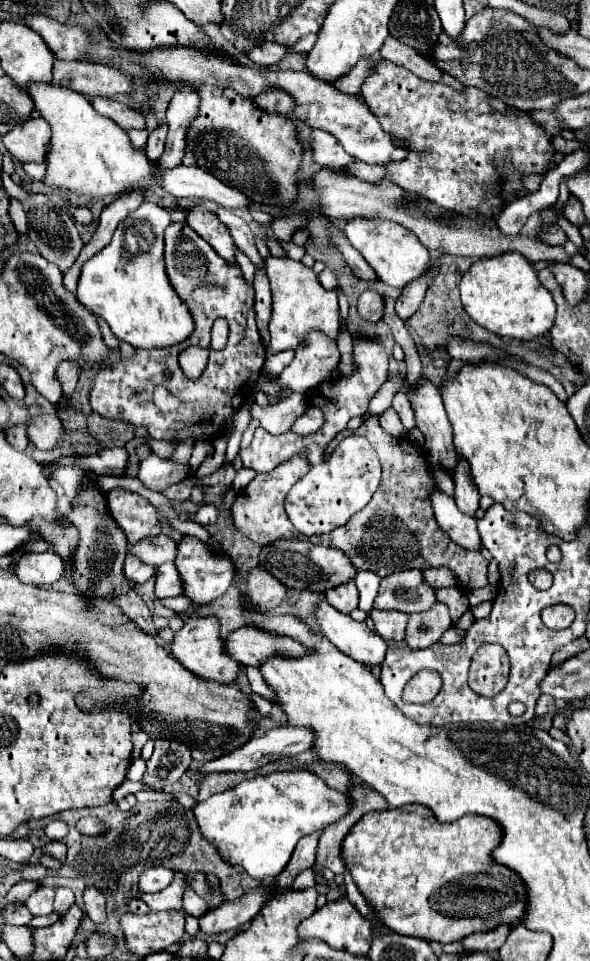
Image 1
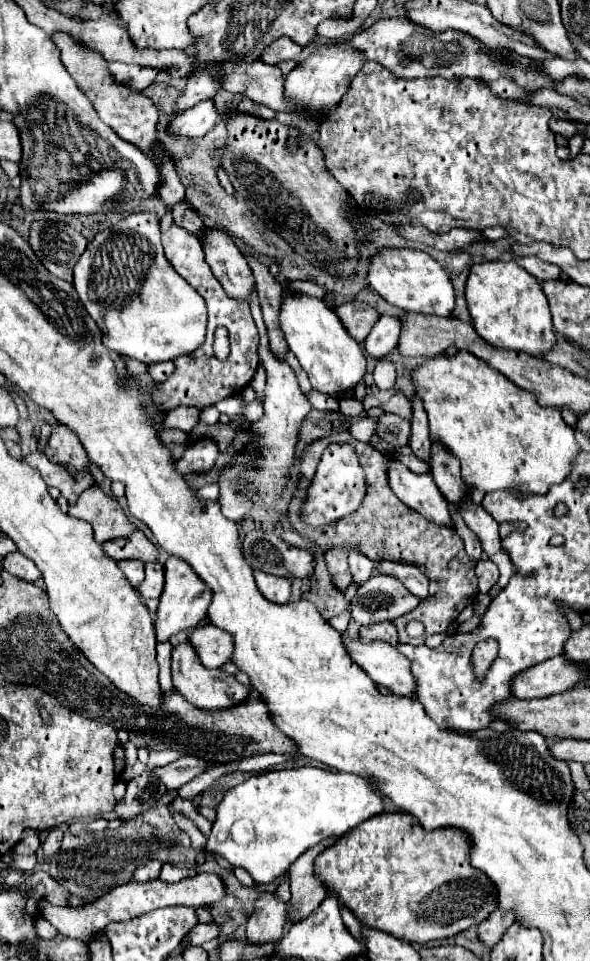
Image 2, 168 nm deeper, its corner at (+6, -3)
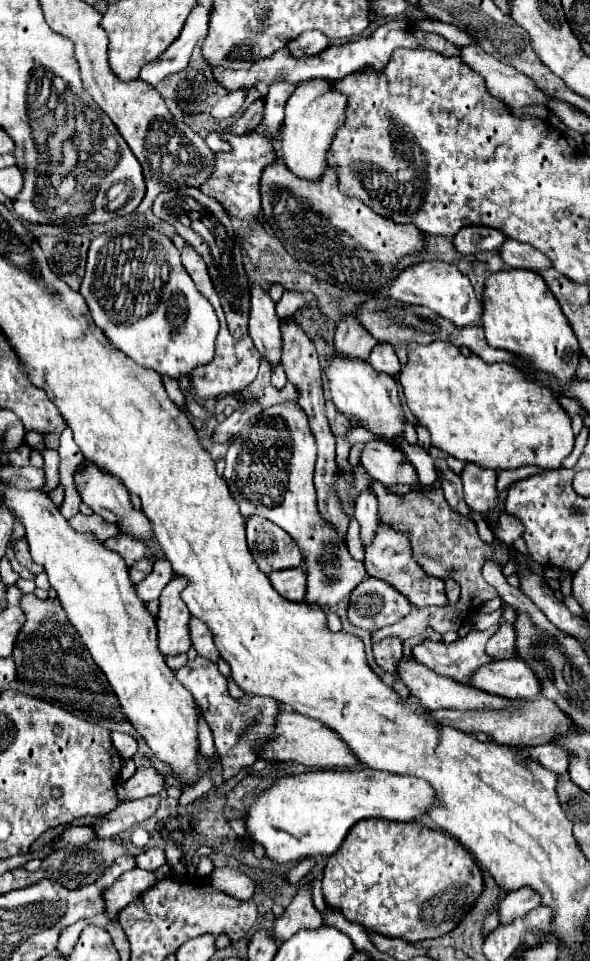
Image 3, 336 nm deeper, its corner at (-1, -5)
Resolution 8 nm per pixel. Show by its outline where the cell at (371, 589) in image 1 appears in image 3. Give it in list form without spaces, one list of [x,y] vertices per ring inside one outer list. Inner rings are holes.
[[[364,491],[356,501],[356,521],[360,523],[360,541],[362,547],[368,547],[378,529],[378,503],[372,491]]]

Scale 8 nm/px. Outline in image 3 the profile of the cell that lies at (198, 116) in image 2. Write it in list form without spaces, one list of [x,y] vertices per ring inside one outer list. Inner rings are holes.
[[[232,91],[232,93],[226,93],[222,99],[220,99],[220,103],[216,103],[214,107],[212,107],[212,111],[210,111],[210,115],[214,117],[214,119],[230,119],[230,117],[234,117],[238,111],[240,111],[240,107],[244,105],[244,91]]]

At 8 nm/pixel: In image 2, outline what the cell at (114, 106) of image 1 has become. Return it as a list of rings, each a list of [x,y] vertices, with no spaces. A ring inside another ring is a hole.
[[[55,31],[55,33],[51,35],[51,39],[53,39],[53,43],[59,47],[59,51],[61,51],[61,61],[65,63],[65,67],[67,67],[69,75],[73,77],[73,81],[77,83],[77,87],[93,101],[95,111],[97,111],[97,115],[101,117],[101,121],[107,123],[123,141],[135,145],[145,157],[149,157],[149,159],[157,165],[159,171],[161,171],[161,167],[163,167],[163,163],[165,163],[165,161],[161,159],[163,155],[165,155],[167,161],[173,163],[173,157],[161,147],[161,143],[159,143],[159,139],[157,139],[157,119],[159,119],[159,111],[157,111],[157,107],[153,105],[153,101],[151,101],[147,95],[143,95],[143,93],[139,93],[139,91],[133,91],[131,87],[127,87],[127,85],[123,85],[123,83],[117,83],[115,77],[113,77],[111,71],[109,71],[109,67],[107,67],[105,57],[103,57],[99,51],[89,49],[85,43],[77,41],[75,37],[71,37],[71,35],[65,33],[65,31]]]

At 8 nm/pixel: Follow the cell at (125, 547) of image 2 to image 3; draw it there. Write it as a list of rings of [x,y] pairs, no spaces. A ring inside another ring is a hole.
[[[120,533],[120,535],[104,541],[104,545],[106,545],[110,551],[116,551],[116,553],[126,561],[128,567],[130,567],[134,561],[146,557],[146,551],[148,551],[148,547],[144,545],[144,541],[136,541],[136,537],[128,537],[128,533]]]

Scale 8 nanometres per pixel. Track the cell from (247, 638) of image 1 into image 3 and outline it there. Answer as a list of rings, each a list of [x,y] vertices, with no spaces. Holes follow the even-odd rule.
[[[192,617],[192,621],[190,621],[190,639],[192,639],[192,645],[194,645],[194,649],[198,651],[200,657],[204,657],[212,663],[218,663],[220,655],[216,653],[214,637],[212,637],[212,631],[208,629],[208,625],[204,625],[204,621]]]

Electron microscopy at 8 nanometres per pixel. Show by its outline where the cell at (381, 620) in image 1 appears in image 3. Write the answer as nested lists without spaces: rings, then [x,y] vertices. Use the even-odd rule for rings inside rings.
[[[384,637],[382,641],[372,645],[374,649],[374,657],[376,663],[388,671],[388,673],[396,673],[396,663],[402,657],[402,641],[398,637]]]

